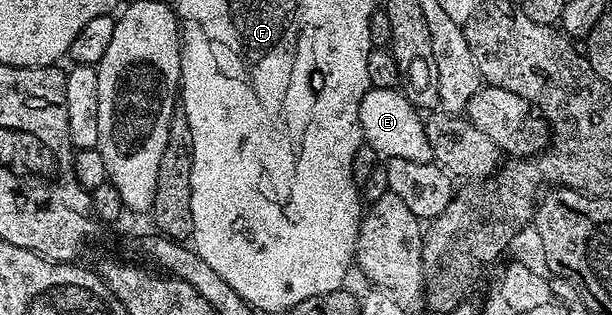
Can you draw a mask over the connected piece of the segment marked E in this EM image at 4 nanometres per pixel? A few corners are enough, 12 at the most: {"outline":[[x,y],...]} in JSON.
{"outline":[[398,88],[361,98],[362,140],[383,159],[432,162],[424,120]]}

